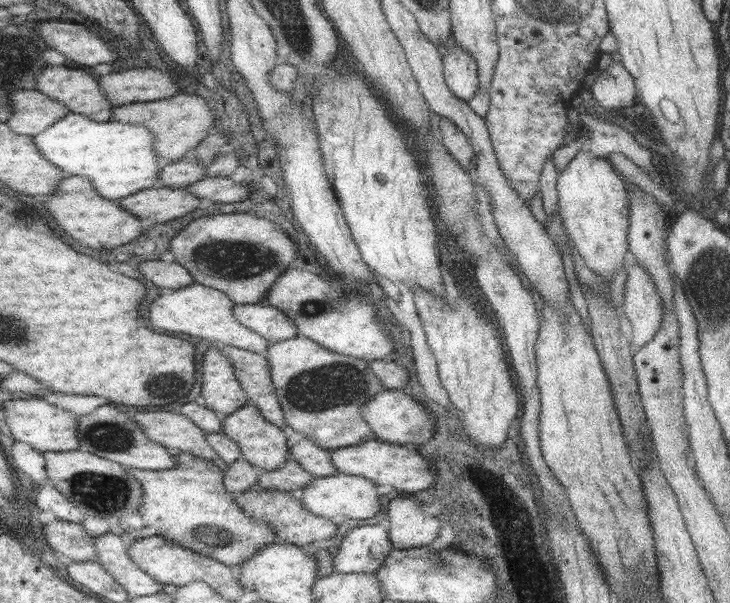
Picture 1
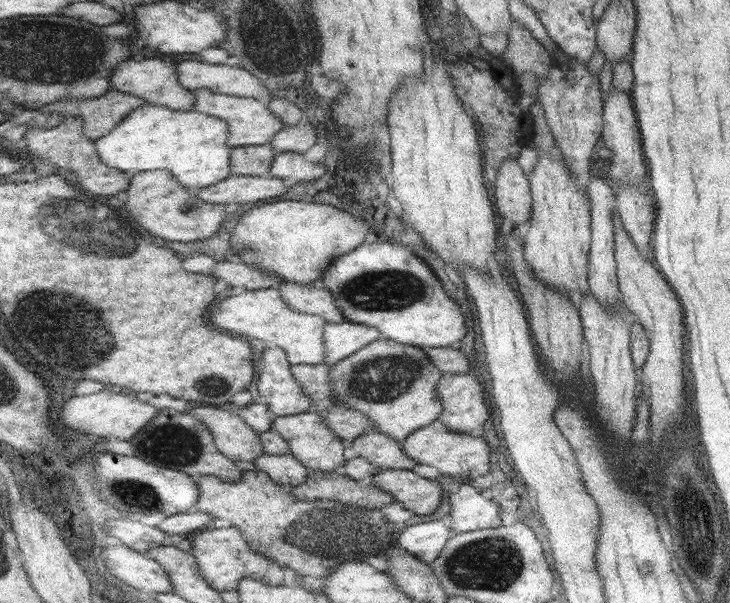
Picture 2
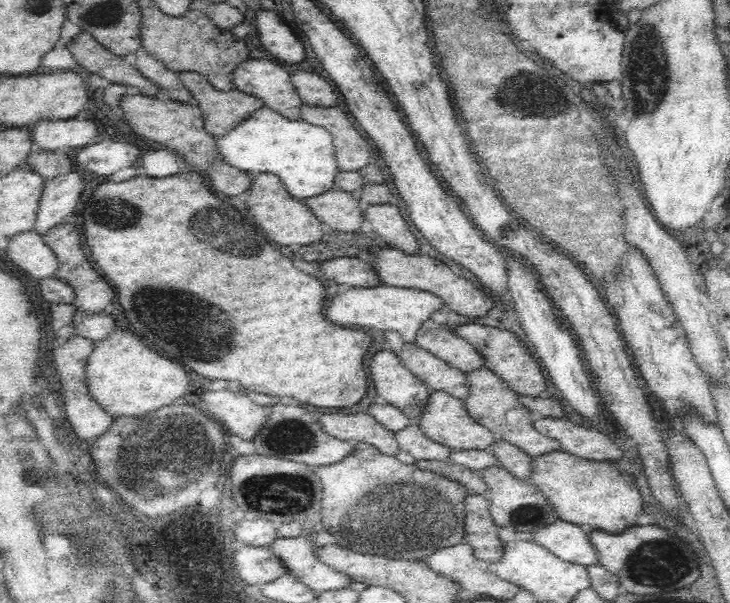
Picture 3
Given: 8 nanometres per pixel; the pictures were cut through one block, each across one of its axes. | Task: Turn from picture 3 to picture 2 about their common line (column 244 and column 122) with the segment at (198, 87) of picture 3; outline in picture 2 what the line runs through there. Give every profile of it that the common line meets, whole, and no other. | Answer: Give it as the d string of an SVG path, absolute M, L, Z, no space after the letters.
M112 88L101 98L64 99L41 108L42 112L57 112L68 117L85 120L83 133L92 139L109 135L124 119L137 108L148 104L136 94L120 92Z

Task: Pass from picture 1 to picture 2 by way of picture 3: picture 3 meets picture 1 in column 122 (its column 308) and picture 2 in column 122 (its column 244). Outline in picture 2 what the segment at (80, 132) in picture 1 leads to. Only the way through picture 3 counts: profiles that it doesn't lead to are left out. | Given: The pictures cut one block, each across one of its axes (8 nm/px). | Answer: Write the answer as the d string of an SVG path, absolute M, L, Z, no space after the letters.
M148 103L132 111L109 135L95 139L102 160L128 173L171 170L182 186L197 191L233 175L227 120L198 112Z

